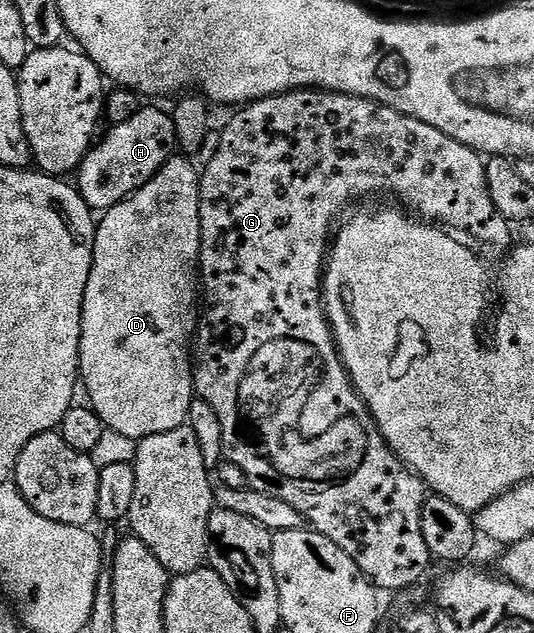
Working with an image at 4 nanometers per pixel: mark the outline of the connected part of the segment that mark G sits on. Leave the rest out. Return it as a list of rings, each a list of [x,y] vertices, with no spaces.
[[[292,90],[282,92],[279,96],[266,96],[263,100],[255,100],[240,107],[236,112],[239,113],[228,122],[227,129],[224,130],[223,137],[220,138],[219,145],[216,146],[215,153],[207,164],[207,169],[205,167],[202,169],[199,178],[201,319],[193,337],[195,391],[198,399],[209,402],[209,406],[217,410],[217,418],[221,418],[226,459],[232,464],[241,466],[241,470],[245,470],[250,487],[265,494],[273,494],[273,498],[281,498],[281,502],[289,502],[289,506],[293,506],[293,510],[302,514],[304,521],[314,531],[345,550],[376,589],[385,592],[407,588],[422,578],[429,562],[432,563],[433,560],[424,535],[421,534],[420,524],[421,510],[429,495],[429,489],[423,483],[423,479],[416,476],[391,451],[379,432],[371,411],[367,409],[366,402],[359,397],[359,393],[351,384],[349,374],[339,358],[339,348],[335,344],[335,336],[331,333],[331,325],[327,322],[321,295],[325,261],[329,255],[329,241],[336,227],[335,219],[346,210],[350,200],[359,200],[362,196],[373,195],[374,192],[392,192],[400,200],[398,203],[416,217],[434,222],[447,230],[460,228],[461,231],[468,232],[473,239],[480,240],[491,248],[506,249],[512,243],[510,242],[512,225],[508,224],[505,218],[501,218],[501,214],[497,214],[497,206],[493,206],[493,198],[489,198],[489,182],[485,182],[487,166],[480,153],[457,142],[457,138],[449,138],[449,134],[441,134],[437,126],[425,126],[425,122],[401,114],[392,108],[386,108],[375,100],[347,96],[343,92]]]

